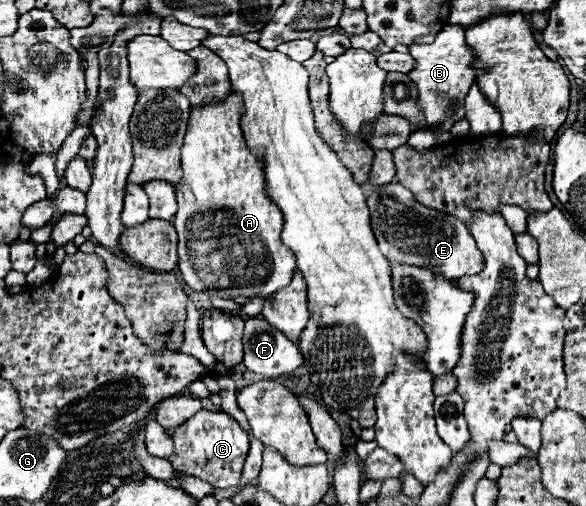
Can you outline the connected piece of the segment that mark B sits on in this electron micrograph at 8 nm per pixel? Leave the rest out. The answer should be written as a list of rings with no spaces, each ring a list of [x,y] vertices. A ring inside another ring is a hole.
[[[446,24],[442,26],[440,34],[436,34],[436,40],[432,44],[414,44],[408,46],[408,52],[416,62],[414,70],[408,76],[418,88],[418,106],[424,112],[426,126],[448,132],[456,122],[464,118],[464,98],[482,72],[470,66],[476,56],[464,40],[464,28]]]

